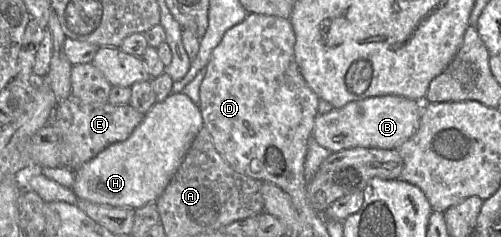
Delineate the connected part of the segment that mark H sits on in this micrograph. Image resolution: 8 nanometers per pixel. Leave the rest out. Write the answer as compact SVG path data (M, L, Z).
M182 92L171 93L152 106L126 140L109 145L75 170L71 189L79 199L97 204L137 209L155 203L202 126L199 106Z

